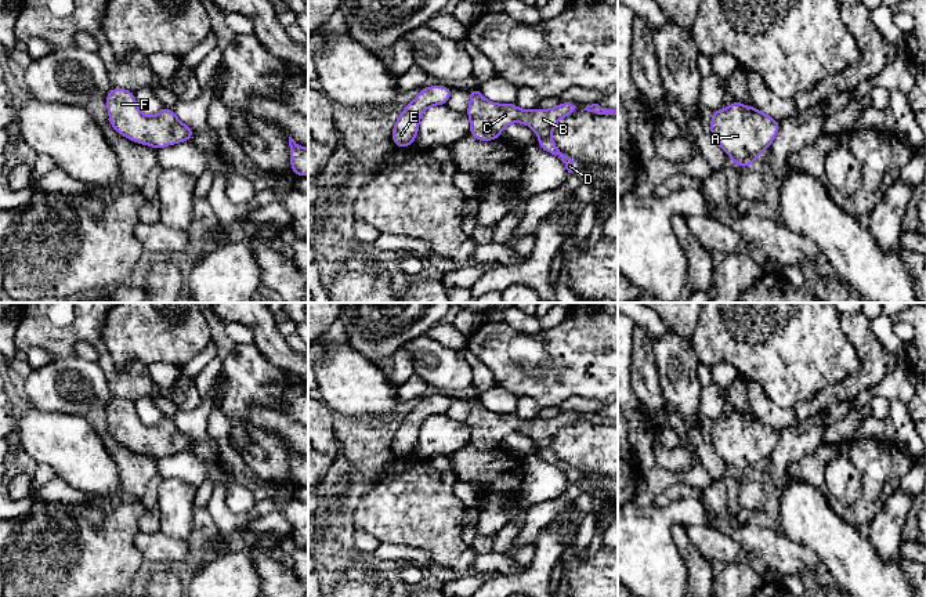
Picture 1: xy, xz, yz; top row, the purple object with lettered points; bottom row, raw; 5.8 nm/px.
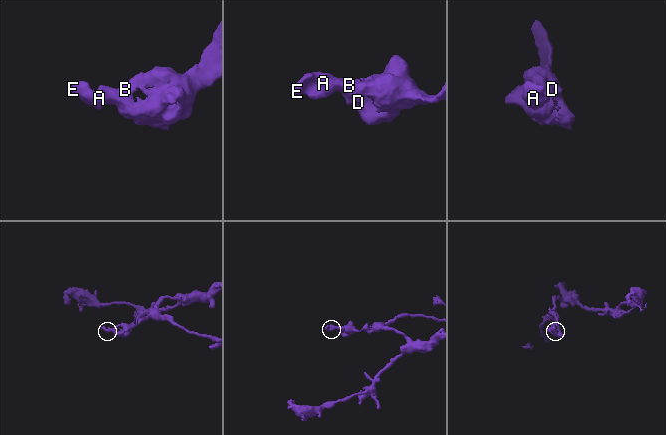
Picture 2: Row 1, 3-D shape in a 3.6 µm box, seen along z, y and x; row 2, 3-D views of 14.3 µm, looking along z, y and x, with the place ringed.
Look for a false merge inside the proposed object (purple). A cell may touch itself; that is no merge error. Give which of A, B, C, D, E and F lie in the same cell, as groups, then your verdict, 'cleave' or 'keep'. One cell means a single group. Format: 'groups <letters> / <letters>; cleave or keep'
groups A B C D E F; keep

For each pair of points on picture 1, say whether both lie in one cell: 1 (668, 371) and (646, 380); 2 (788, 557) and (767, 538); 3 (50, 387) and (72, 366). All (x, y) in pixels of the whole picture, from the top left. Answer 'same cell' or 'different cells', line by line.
1: different cells
2: same cell
3: same cell

